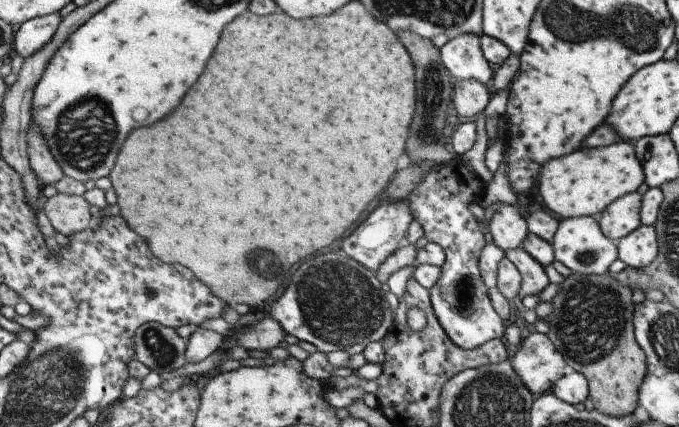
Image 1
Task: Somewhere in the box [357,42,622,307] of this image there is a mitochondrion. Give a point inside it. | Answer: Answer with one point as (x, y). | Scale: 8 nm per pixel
(427, 133)

